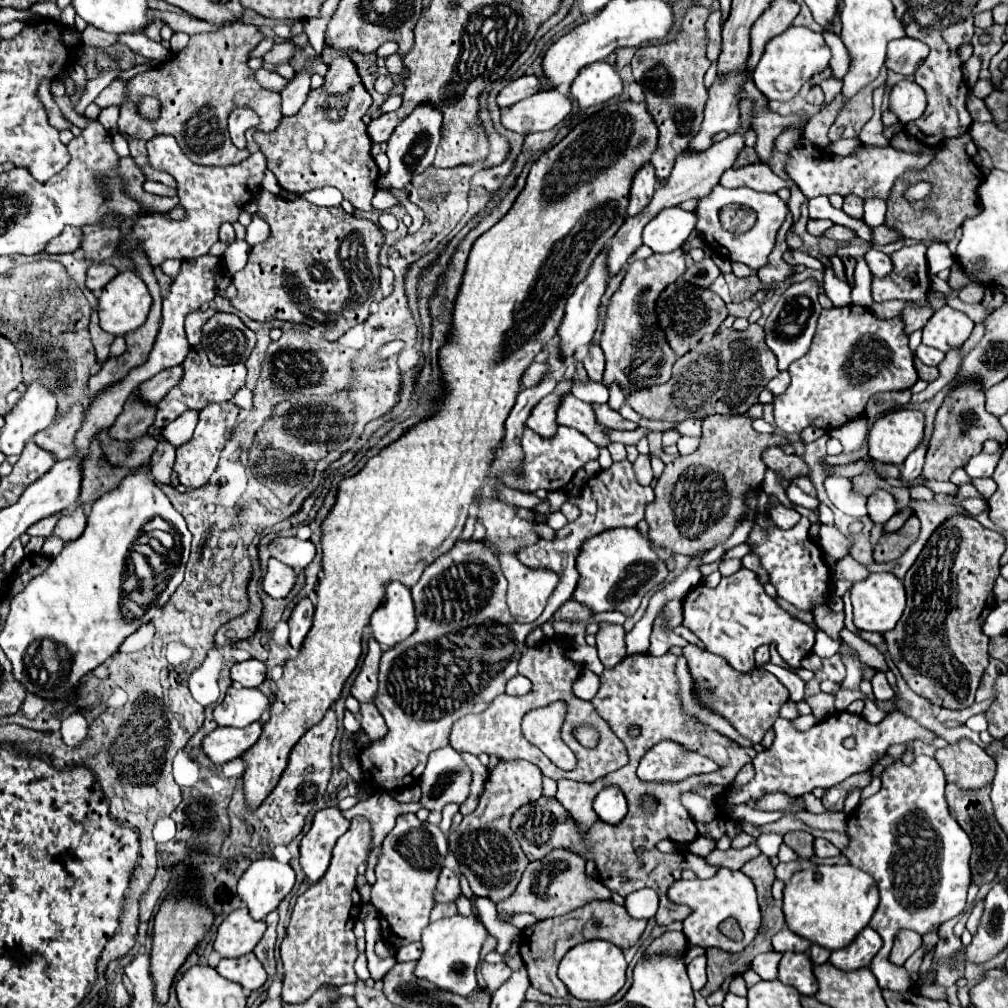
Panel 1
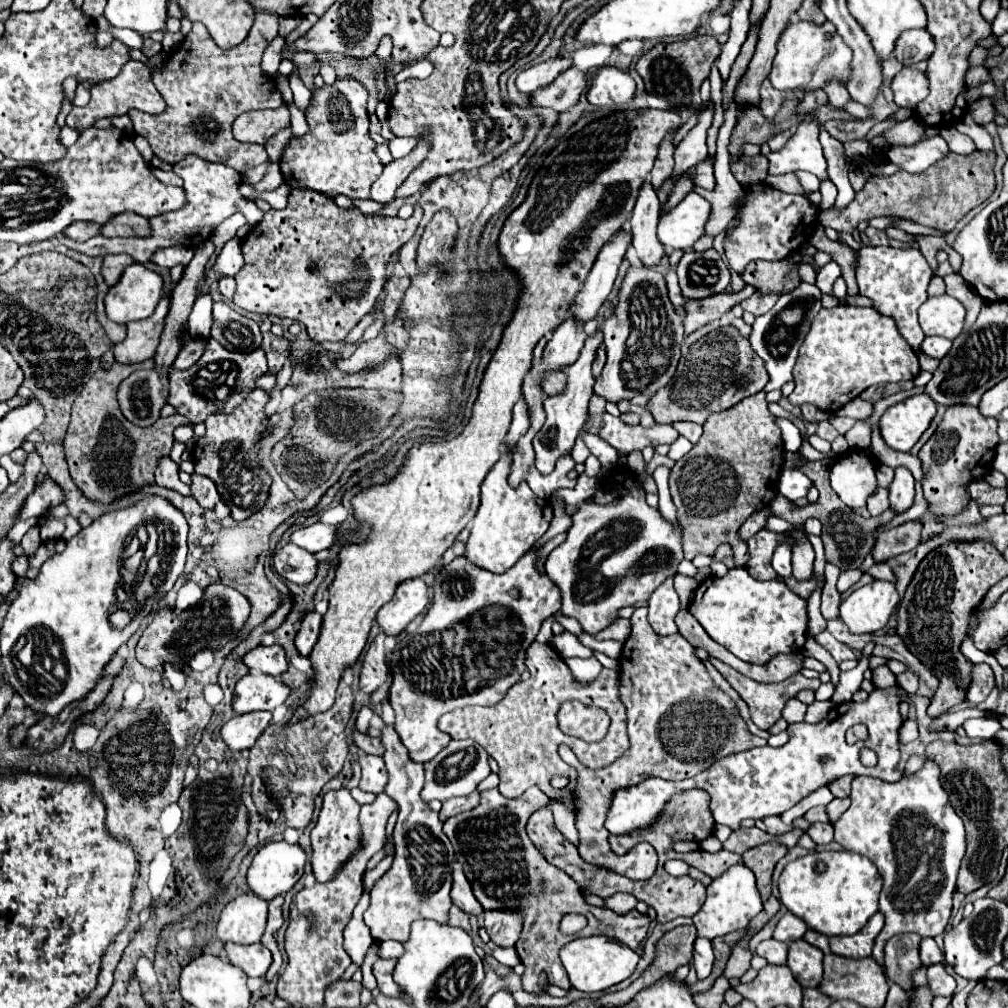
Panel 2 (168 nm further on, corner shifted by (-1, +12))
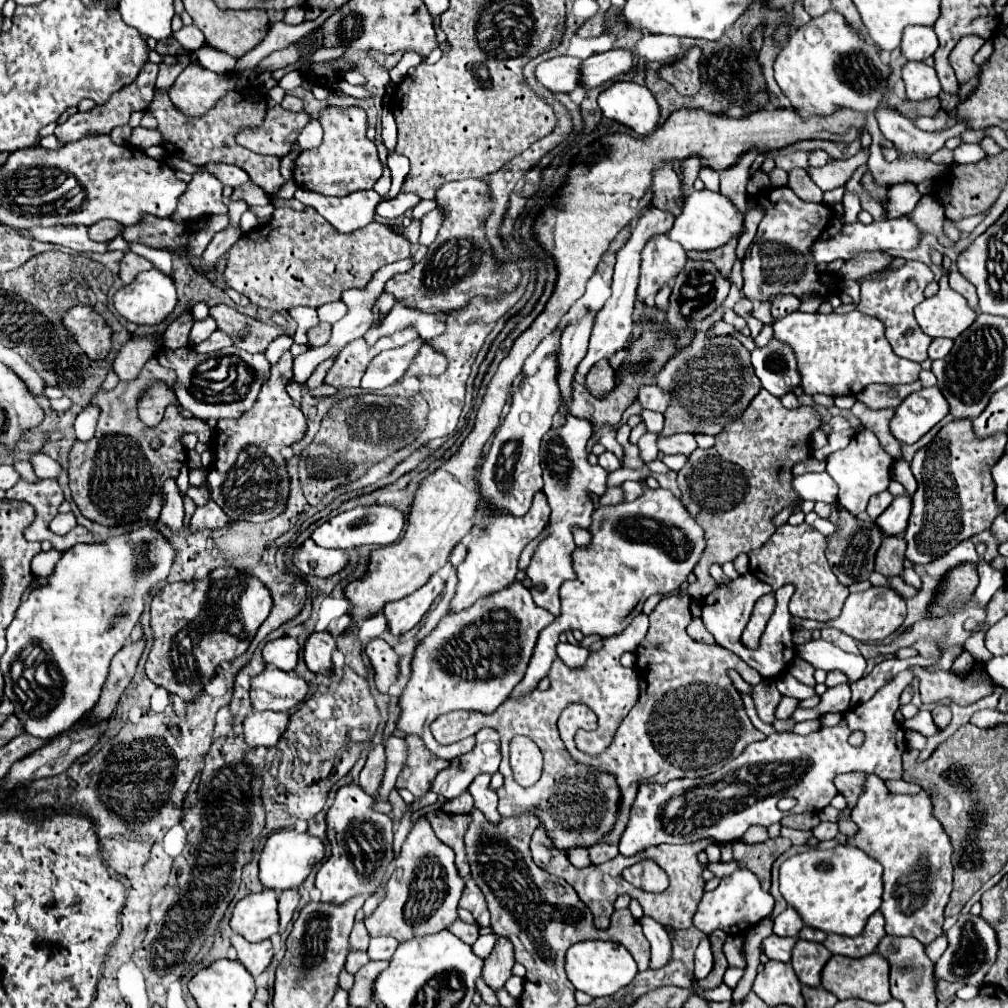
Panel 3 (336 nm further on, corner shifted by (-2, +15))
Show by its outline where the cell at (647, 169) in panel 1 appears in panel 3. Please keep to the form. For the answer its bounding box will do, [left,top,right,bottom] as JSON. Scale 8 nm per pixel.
[638,235,686,303]

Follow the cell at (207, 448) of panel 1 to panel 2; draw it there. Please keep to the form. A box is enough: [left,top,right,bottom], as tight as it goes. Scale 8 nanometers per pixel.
[193,388,271,520]

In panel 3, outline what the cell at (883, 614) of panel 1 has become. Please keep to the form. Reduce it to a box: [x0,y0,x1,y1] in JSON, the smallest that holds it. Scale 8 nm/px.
[822,587,906,641]

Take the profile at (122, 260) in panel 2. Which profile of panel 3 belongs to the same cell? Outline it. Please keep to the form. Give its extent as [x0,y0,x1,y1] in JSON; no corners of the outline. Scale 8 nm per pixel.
[118,251,152,285]

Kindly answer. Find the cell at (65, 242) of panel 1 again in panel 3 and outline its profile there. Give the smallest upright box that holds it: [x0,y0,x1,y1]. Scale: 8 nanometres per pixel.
[88,219,122,241]

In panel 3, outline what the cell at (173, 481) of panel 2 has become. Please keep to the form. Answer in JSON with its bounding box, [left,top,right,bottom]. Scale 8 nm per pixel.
[160,479,184,529]

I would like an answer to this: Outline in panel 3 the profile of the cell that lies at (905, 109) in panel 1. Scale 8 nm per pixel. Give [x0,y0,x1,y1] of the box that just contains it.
[902,61,940,101]

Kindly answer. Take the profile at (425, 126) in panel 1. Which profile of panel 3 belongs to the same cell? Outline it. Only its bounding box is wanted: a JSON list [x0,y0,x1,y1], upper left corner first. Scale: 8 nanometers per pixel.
[294,189,384,233]

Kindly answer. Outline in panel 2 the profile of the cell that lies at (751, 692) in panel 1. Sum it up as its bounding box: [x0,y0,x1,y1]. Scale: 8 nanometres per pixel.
[711,658,821,730]

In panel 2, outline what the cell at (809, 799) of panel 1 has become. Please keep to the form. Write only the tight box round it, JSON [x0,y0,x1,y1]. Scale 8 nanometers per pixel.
[826,798,851,823]

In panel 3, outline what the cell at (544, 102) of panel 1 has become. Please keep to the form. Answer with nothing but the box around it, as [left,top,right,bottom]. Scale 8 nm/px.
[582,49,632,91]

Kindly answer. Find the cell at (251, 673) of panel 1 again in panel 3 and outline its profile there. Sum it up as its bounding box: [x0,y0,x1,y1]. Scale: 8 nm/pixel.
[262,637,300,671]

